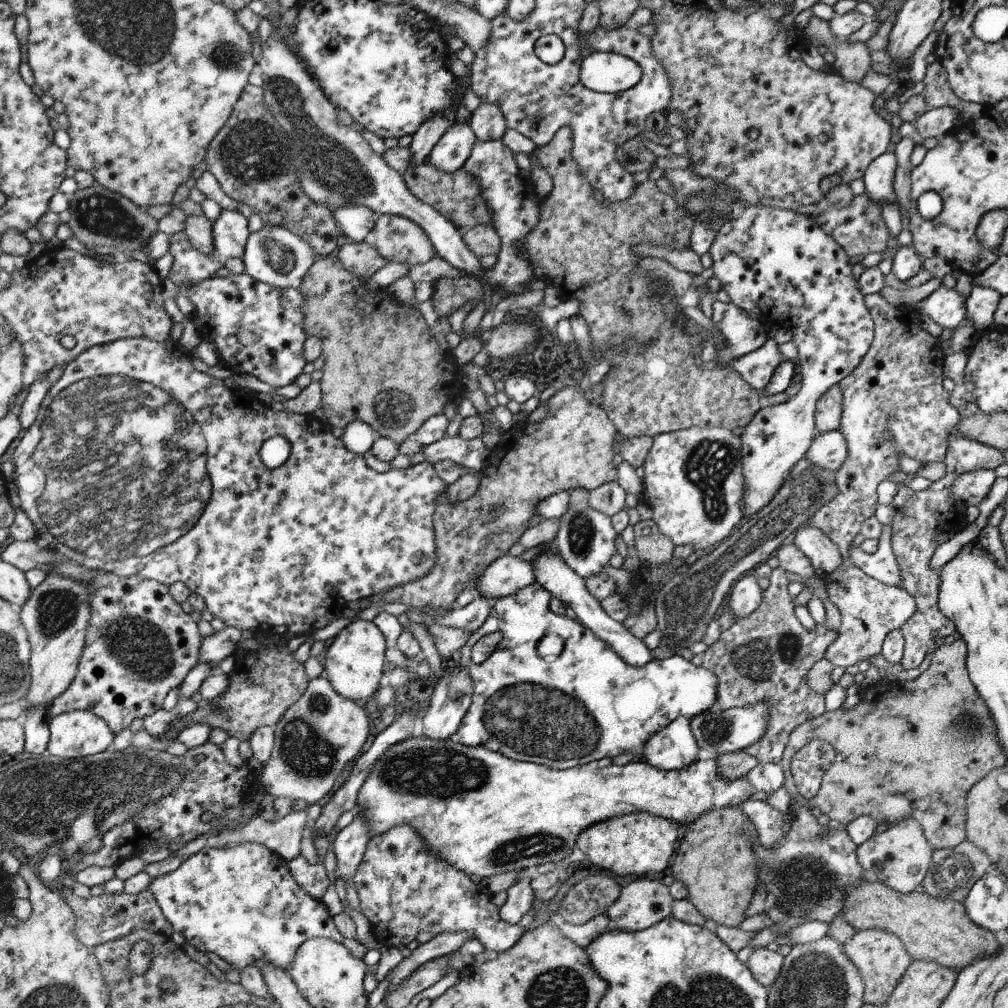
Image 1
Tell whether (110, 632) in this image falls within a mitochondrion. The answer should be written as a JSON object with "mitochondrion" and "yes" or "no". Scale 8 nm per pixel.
{"mitochondrion":"yes"}

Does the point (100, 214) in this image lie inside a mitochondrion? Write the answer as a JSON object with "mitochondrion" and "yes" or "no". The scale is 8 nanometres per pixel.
{"mitochondrion":"yes"}

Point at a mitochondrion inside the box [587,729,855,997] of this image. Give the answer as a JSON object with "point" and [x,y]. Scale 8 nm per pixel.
{"point":[805,881]}

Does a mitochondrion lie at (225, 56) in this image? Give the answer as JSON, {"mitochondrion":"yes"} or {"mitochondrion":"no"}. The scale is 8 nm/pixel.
{"mitochondrion":"yes"}

